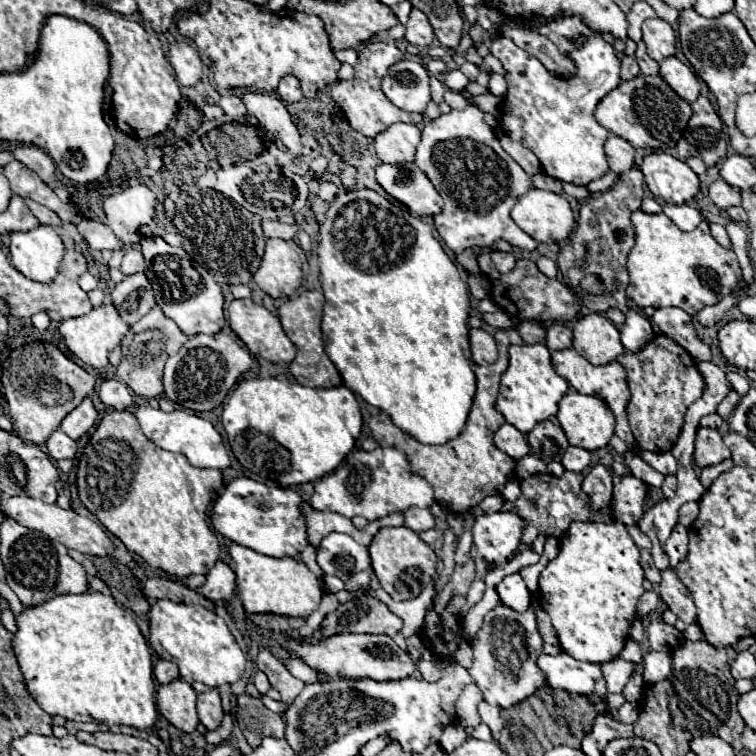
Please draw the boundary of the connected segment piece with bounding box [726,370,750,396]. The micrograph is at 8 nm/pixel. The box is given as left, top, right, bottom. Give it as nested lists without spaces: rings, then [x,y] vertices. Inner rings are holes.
[[[728,370],[726,372],[728,374],[728,382],[730,382],[730,386],[740,394],[740,396],[744,396],[746,392],[748,392],[748,388],[750,388],[750,382],[748,382],[748,378],[744,378],[742,374],[738,374],[738,372],[732,372],[732,370]]]

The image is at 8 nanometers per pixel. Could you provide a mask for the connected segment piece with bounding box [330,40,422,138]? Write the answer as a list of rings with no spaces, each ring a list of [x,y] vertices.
[[[380,40],[368,42],[368,44],[360,46],[360,50],[358,50],[358,62],[354,64],[354,78],[338,80],[330,86],[330,94],[332,94],[334,102],[338,104],[344,118],[356,132],[360,132],[368,138],[376,138],[376,134],[380,134],[380,130],[388,130],[388,126],[392,126],[396,122],[404,122],[404,124],[422,122],[420,114],[396,110],[396,106],[392,106],[392,102],[388,102],[388,98],[384,98],[384,92],[380,90],[380,82],[382,82],[384,74],[388,74],[390,66],[400,62],[402,58],[404,58],[404,54],[392,42],[380,42]]]

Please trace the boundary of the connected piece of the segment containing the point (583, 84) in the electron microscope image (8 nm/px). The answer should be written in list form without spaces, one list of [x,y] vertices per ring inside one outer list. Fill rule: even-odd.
[[[568,14],[562,18],[508,18],[506,24],[518,30],[536,30],[538,34],[550,38],[558,52],[576,64],[576,74],[570,78],[556,76],[548,72],[536,56],[530,56],[526,50],[518,48],[510,38],[496,38],[490,52],[502,62],[508,82],[508,94],[500,106],[500,126],[504,134],[532,150],[538,156],[544,174],[556,180],[586,186],[592,180],[602,178],[608,172],[604,142],[610,132],[596,122],[594,110],[598,102],[620,84],[620,60],[612,44],[608,44],[600,32],[592,30],[580,14]],[[578,36],[584,38],[582,46],[572,42]]]

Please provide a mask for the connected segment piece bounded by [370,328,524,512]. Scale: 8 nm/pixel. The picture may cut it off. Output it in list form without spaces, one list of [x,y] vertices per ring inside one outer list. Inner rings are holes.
[[[514,328],[498,330],[494,338],[498,344],[498,360],[488,366],[472,366],[478,380],[478,388],[476,388],[470,416],[458,438],[452,438],[440,446],[428,446],[428,444],[416,442],[416,438],[400,430],[384,412],[380,412],[370,420],[370,430],[372,430],[372,436],[378,440],[378,444],[402,448],[406,452],[412,472],[424,476],[432,484],[434,498],[446,512],[468,512],[470,508],[478,506],[488,494],[500,494],[506,482],[514,476],[516,460],[512,460],[508,454],[498,450],[492,442],[492,436],[504,424],[504,416],[496,410],[496,394],[500,390],[500,378],[508,368],[508,348],[512,344],[524,344],[524,342],[518,330]]]

